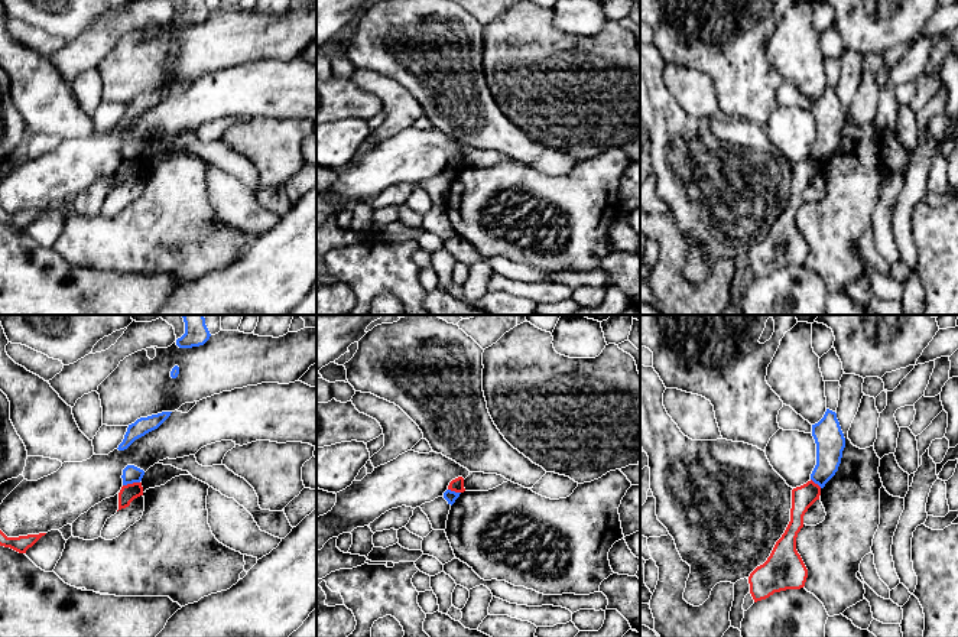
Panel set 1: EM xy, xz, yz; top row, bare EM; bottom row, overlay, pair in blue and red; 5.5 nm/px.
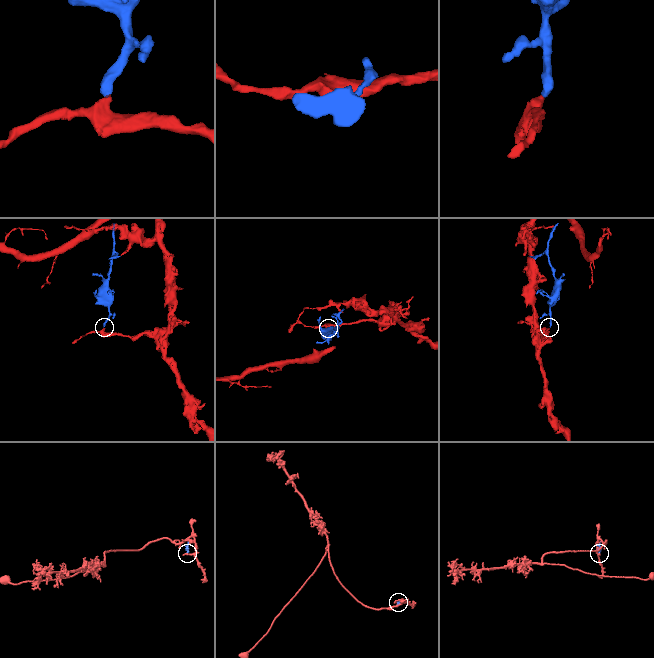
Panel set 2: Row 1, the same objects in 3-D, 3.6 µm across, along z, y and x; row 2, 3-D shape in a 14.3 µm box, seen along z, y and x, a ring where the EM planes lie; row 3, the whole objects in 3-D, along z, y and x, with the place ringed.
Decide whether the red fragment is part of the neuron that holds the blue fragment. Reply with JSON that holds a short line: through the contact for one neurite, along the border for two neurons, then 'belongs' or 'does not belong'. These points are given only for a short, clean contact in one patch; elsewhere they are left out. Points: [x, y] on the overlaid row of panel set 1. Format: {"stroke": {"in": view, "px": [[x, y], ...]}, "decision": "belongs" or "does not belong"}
{"stroke": {"in": "xy", "px": [[139, 481], [123, 486]]}, "decision": "does not belong"}

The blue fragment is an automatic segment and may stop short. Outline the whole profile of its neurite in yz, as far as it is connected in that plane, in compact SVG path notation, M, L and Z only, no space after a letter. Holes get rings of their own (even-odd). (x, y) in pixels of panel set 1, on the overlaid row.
M827 409L824 417L812 425L812 436L816 443L816 465L811 474L811 480L824 488L838 471L845 448L845 438L837 413Z

